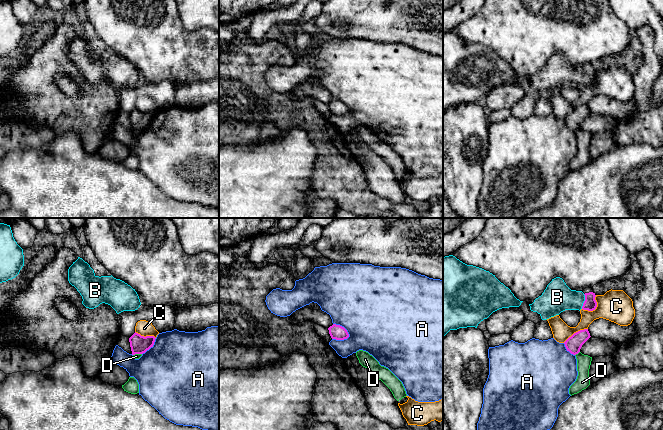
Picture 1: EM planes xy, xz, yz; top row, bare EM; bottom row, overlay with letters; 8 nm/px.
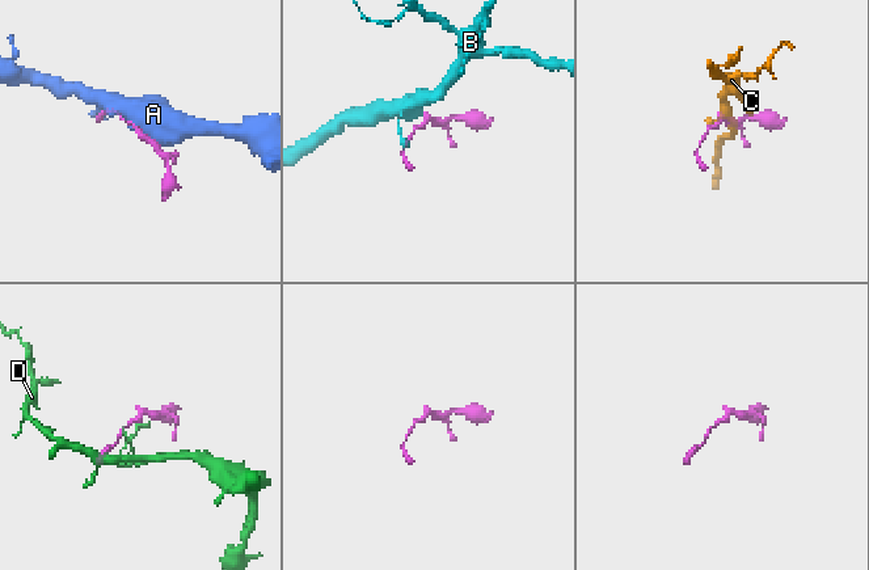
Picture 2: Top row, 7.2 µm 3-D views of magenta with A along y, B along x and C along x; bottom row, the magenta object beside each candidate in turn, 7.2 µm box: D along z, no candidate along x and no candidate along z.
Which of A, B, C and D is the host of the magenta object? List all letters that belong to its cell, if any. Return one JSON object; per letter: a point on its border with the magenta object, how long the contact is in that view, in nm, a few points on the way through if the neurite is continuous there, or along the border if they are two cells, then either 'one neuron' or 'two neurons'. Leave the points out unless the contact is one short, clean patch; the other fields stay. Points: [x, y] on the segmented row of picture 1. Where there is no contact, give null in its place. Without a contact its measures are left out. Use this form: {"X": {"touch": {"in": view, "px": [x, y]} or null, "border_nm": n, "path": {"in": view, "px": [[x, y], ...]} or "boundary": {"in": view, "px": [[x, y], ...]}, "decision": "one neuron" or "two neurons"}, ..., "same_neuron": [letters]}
{"A": {"touch": {"in": "xz", "px": [343, 327]}, "border_nm": 170, "decision": "two neurons"}, "B": {"touch": {"in": "yz", "px": [584, 301]}, "border_nm": 120, "path": {"in": "yz", "px": [[590, 304], [584, 301], [557, 297]]}, "decision": "one neuron"}, "C": {"touch": {"in": "yz", "px": [595, 308]}, "border_nm": 170, "decision": "two neurons"}, "D": {"touch": {"in": "yz", "px": [577, 353]}, "border_nm": 50, "decision": "two neurons"}, "same_neuron": ["B"]}

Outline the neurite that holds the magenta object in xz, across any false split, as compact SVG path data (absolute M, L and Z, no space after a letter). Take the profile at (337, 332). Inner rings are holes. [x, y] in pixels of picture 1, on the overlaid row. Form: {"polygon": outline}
{"polygon": "M333 324L328 330L332 339L344 340L349 337L347 330L340 325Z"}

